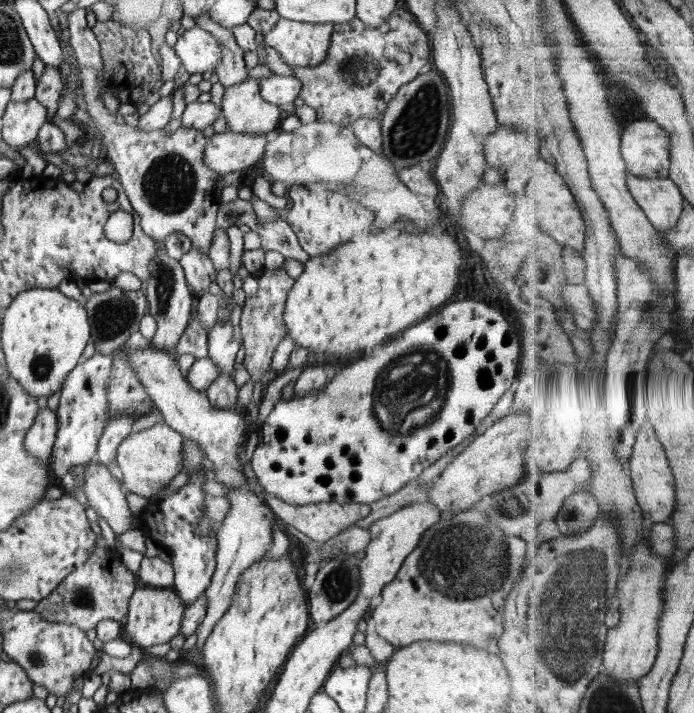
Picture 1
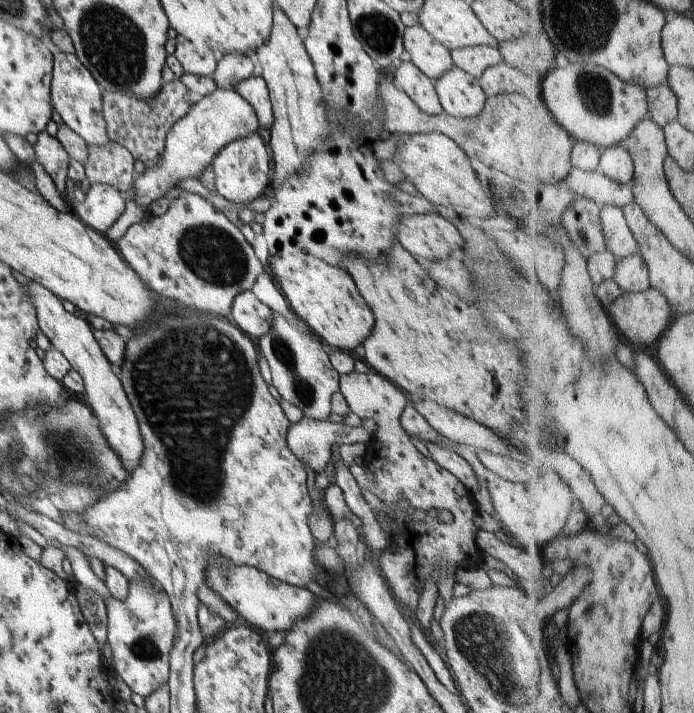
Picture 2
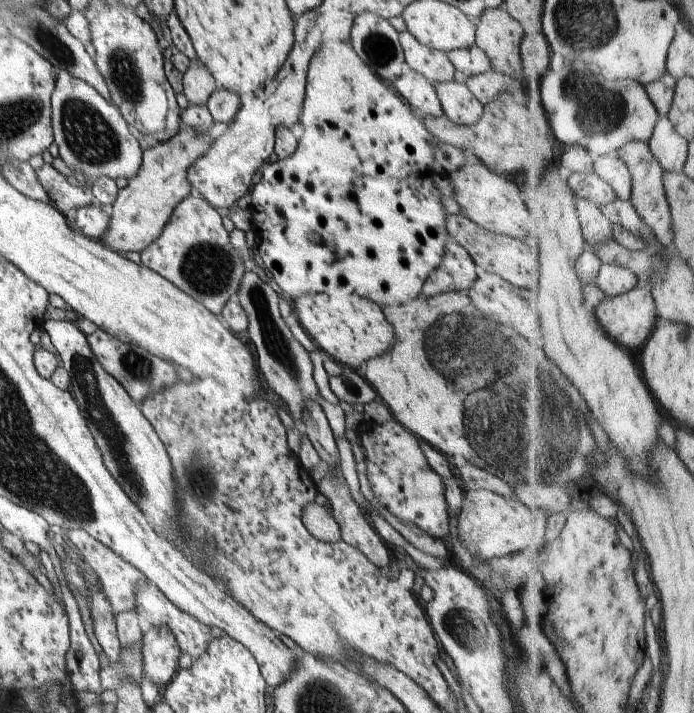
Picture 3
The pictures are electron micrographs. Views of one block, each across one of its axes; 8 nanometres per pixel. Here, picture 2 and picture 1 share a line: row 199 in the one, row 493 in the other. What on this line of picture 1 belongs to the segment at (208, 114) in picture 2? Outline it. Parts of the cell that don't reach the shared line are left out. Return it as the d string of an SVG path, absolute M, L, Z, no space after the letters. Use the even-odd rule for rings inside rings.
M162 421L150 428L128 434L120 442L115 460L122 472L125 491L135 492L149 500L151 496L162 492L182 470L182 444L182 434Z

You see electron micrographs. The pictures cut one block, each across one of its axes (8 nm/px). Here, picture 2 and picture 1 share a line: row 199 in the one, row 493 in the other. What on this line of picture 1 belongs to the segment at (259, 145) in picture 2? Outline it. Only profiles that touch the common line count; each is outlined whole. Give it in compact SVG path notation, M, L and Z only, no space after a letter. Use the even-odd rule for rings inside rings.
M150 346L146 350L124 348L122 353L126 361L130 361L130 369L134 369L134 374L144 385L151 402L157 406L162 422L177 430L183 438L196 442L196 446L202 448L206 458L214 464L212 468L216 474L216 482L228 490L225 497L230 500L230 509L216 530L216 540L218 540L216 570L212 575L210 585L203 592L207 601L206 615L197 629L195 648L202 651L214 626L233 602L234 590L236 590L240 574L250 568L254 562L258 562L258 558L267 554L273 542L272 522L278 521L278 518L270 506L250 490L243 465L240 463L238 455L240 448L248 445L248 435L251 433L247 416L242 416L234 408L213 408L206 392L194 390L190 386L190 382L180 372L176 355L173 352L158 350Z

